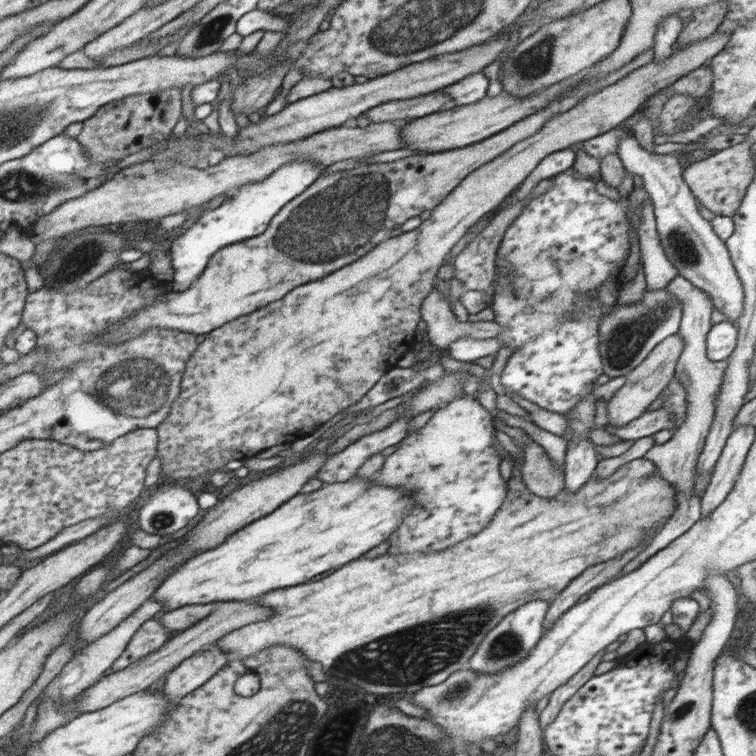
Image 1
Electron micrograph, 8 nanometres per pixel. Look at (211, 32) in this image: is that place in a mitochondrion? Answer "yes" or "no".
yes

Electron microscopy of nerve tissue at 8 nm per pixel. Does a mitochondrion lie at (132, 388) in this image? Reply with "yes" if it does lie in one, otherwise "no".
yes

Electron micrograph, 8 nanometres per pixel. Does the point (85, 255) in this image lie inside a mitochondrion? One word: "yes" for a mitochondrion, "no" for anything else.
yes

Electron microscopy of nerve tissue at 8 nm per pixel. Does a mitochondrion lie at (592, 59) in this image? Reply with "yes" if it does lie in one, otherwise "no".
no

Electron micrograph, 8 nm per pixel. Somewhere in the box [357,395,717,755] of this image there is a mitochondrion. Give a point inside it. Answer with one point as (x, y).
(455, 693)

